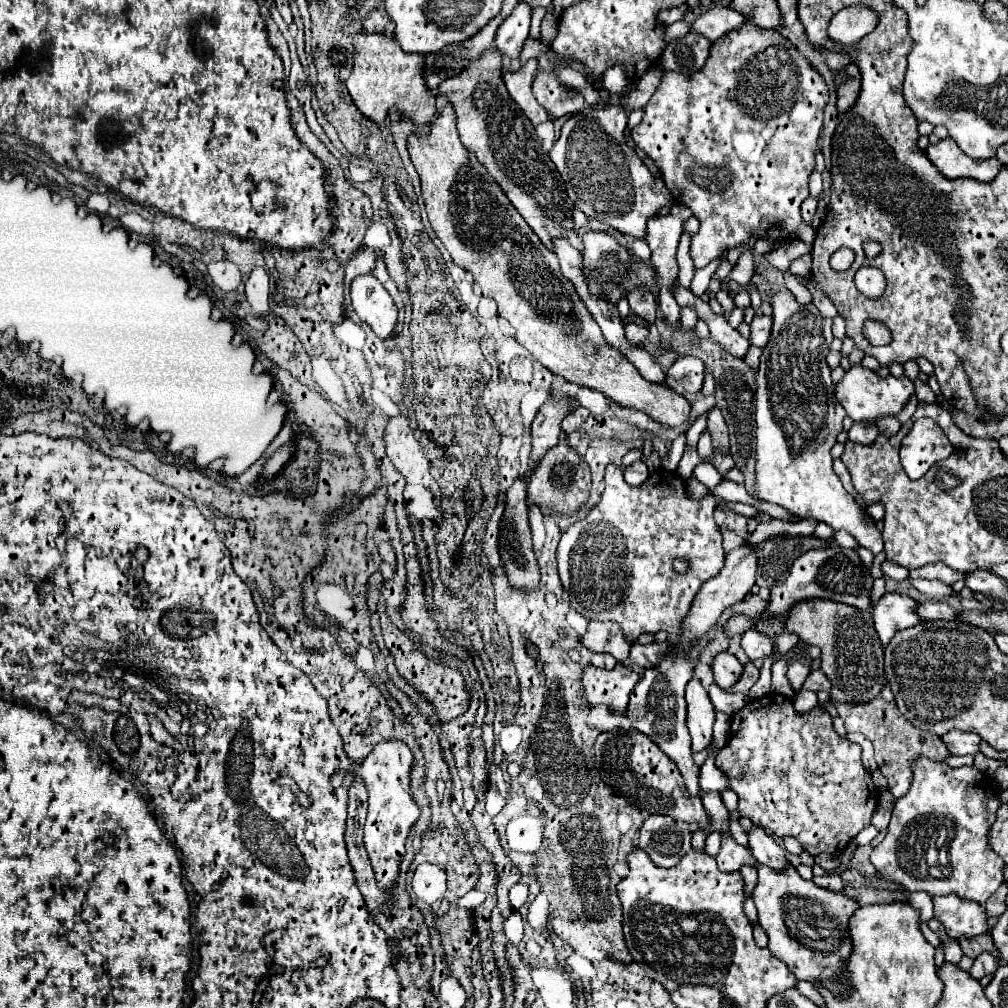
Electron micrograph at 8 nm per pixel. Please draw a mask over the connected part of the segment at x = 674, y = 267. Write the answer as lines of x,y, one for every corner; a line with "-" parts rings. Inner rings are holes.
674,204
670,214
668,216
654,216
652,220
648,220
648,236
646,236
646,242
652,250
652,266
654,266
654,272
656,272
656,278
658,278
658,288
660,288
660,308
664,312
664,318
672,324
672,326
678,326
680,322
680,306
672,294
674,290
674,284
678,280
678,264
676,264
676,250
678,250
678,240
680,240
680,234
682,234
682,224
684,220
688,220
692,214
690,208
686,208
684,204

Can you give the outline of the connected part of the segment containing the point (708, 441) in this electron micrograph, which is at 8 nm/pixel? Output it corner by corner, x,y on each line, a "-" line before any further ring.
704,430
702,436
700,436
700,440
698,440
698,454
700,454
704,460
712,456
712,438
710,438
710,432
708,432
708,430

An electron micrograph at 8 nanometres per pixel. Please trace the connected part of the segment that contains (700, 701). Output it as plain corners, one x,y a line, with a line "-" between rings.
692,678
688,682
686,702
688,702
686,726
692,736
692,752
702,752
712,742
712,726
716,710
698,678

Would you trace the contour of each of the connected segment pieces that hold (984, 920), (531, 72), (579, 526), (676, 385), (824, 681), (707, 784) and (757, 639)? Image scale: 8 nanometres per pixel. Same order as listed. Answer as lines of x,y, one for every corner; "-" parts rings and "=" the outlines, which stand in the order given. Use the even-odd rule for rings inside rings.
958,896
932,898
934,900
934,918
940,920
946,928
946,934
952,940
974,938
988,934
988,916
984,906
960,900
=
536,58
522,62
522,66
516,70
502,68
502,80
510,96
516,100
516,104
522,108
522,112
530,118
534,126
548,120
548,114
544,112
544,108
540,108
540,104
534,100
534,94
532,94
532,82
536,76
536,68
538,68
=
614,464
606,466
604,476
604,492
600,502
588,512
588,516
576,524
572,524
560,538
558,544
558,568
560,580
568,594
572,608
588,620
612,620
618,622
624,634
634,642
644,632
668,632
678,636
680,624
684,622
694,596
700,586
716,576
724,564
724,548
722,534
716,526
712,512
716,508
714,496
708,494
702,500
694,500
688,494
686,480
672,472
654,472
640,486
630,486
622,470
-
674,558
686,558
690,562
690,570
686,574
676,574
672,570
=
678,356
666,372
666,386
680,396
700,392
704,382
704,364
696,356
=
814,670
814,672
808,676
808,680
804,682
804,688
806,688
806,690
812,690
812,692
818,692
818,690
830,692
832,684
830,684
830,680
826,678
826,674
824,674
822,670
=
716,752
712,754
712,756
708,756
706,760
704,760
704,764
700,766
700,786
702,786
702,790
716,790
716,792
720,792
720,790
724,790
724,788
728,788
728,778
714,766
714,758
716,758
=
750,628
744,636
742,636
742,648
746,650
750,660
756,658
766,658
768,654
772,654
774,648
774,640
762,632
756,632
756,628

